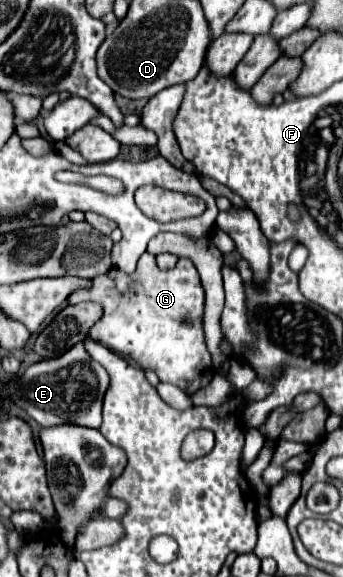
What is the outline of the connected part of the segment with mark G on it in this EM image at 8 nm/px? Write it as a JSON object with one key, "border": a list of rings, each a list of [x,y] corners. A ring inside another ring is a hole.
{"border":[[[145,253],[133,277],[113,267],[109,273],[97,275],[91,287],[75,289],[67,297],[69,305],[81,301],[95,301],[103,307],[103,317],[89,329],[87,337],[119,355],[127,355],[141,369],[155,371],[159,381],[177,385],[191,395],[213,379],[211,355],[203,335],[205,293],[199,273],[189,259],[179,259],[173,269],[161,271],[155,257]],[[183,319],[187,319],[187,323],[181,323]]]}

